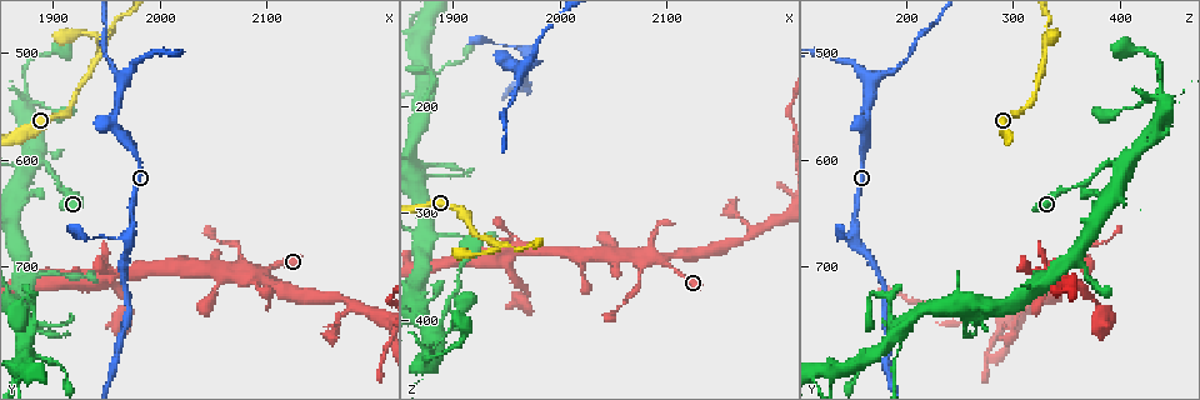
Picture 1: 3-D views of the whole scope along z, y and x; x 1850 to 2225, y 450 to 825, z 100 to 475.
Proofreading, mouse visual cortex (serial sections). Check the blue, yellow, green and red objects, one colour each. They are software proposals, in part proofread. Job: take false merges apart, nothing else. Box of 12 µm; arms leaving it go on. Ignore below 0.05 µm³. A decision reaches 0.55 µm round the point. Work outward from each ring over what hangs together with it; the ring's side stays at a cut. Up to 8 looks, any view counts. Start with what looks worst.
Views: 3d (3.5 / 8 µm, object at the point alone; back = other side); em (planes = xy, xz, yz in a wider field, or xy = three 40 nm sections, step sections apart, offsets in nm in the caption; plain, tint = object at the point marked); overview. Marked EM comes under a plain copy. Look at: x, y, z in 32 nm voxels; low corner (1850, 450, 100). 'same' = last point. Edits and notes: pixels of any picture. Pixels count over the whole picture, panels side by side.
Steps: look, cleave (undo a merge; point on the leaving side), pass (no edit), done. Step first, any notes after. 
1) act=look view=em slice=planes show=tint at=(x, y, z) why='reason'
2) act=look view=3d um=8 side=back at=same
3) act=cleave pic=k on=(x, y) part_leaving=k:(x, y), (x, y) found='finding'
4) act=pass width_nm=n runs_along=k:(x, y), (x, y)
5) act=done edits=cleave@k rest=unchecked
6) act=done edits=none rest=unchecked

act=look view=3d um=8 at=(2100, 702, 346) why='three arms meet'

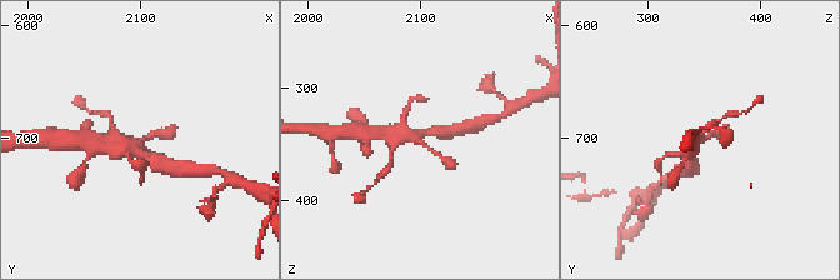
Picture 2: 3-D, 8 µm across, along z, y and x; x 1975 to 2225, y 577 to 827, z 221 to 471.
act=look view=3d um=3.5 at=(2098, 702, 346) why='closer look'

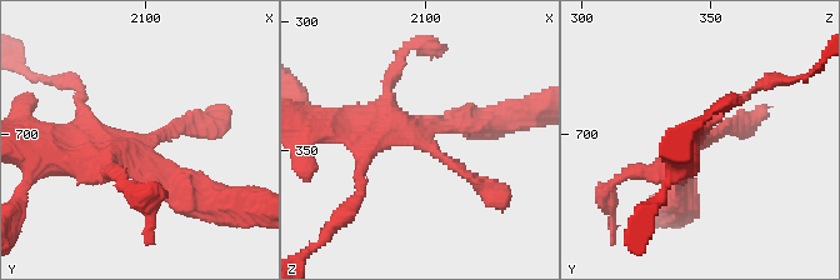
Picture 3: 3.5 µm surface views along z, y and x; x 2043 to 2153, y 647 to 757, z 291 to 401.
act=look view=em slice=xy step=3 show=tint at=(2099, 703, 346)

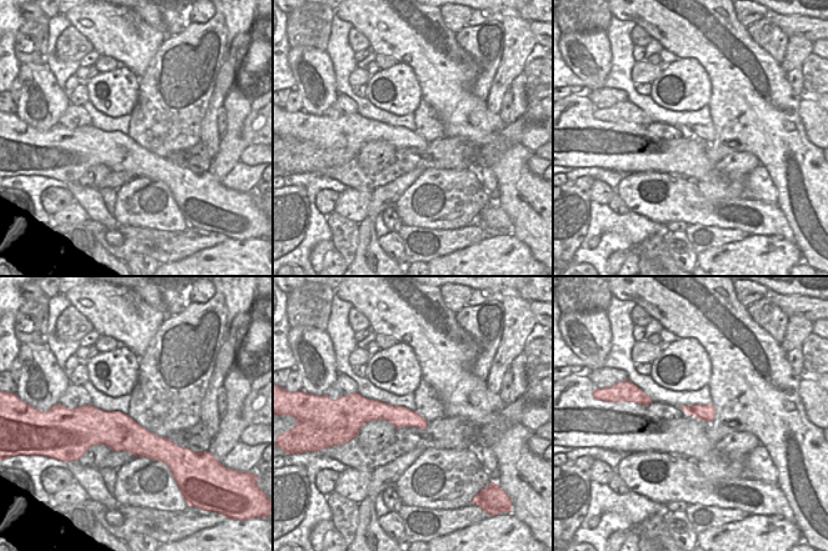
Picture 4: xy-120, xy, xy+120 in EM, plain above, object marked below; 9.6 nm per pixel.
act=pass width_nm=220 runs_along=3:(489, 190), (401, 123), (355, 123) found='continuous, no second cell'

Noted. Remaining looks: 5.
act=look view=3d um=3.5 at=(1948, 492, 330) why='sharp bend'

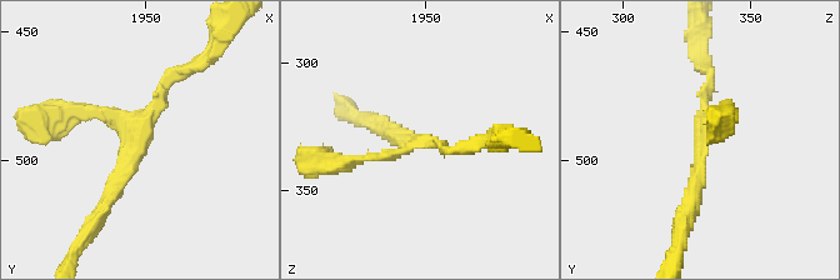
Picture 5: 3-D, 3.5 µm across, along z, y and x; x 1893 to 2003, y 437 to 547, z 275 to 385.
act=look view=em slice=planes show=tint at=(1948, 492, 330) arms=3 arm_widths_nm=150,150,200

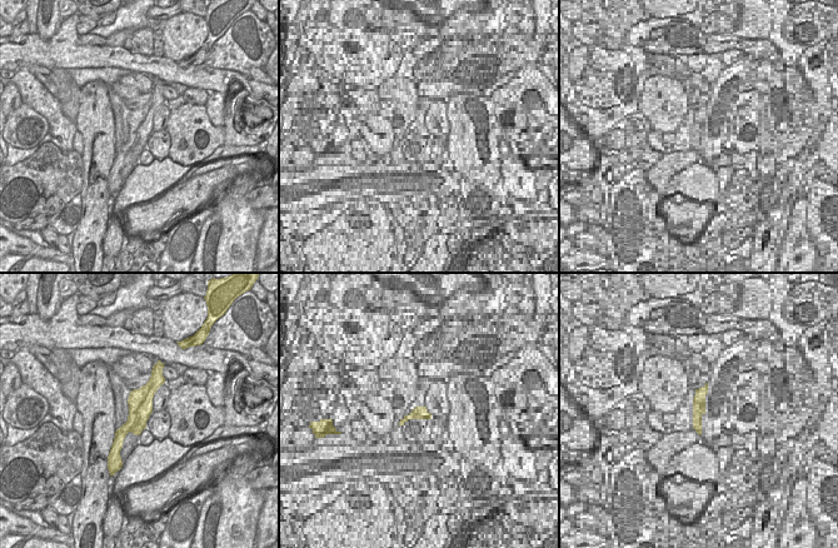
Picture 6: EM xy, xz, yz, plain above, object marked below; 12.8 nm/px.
act=pass runs_along=6:(159, 379), (115, 444) found='one cell here'

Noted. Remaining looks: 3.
act=look view=em slice=xy step=3 show=tint at=(1954, 566, 162) why='narrows sharply'

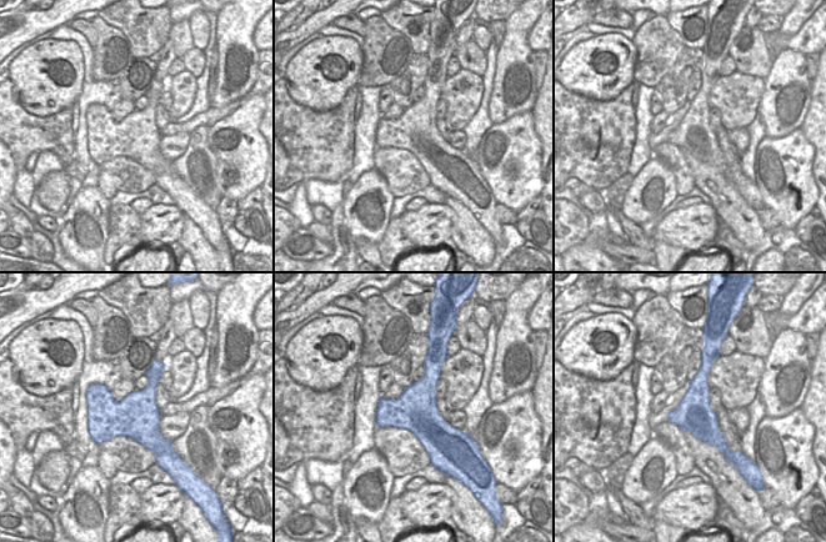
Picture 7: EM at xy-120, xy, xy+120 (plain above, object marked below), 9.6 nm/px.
act=look view=3d um=3.5 at=same

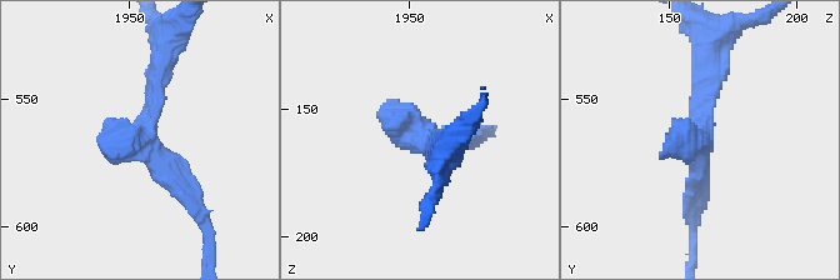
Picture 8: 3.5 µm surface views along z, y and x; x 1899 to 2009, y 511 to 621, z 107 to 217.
act=pass found='one cell here'

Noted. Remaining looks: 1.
act=done edits=none rest=unchecked

